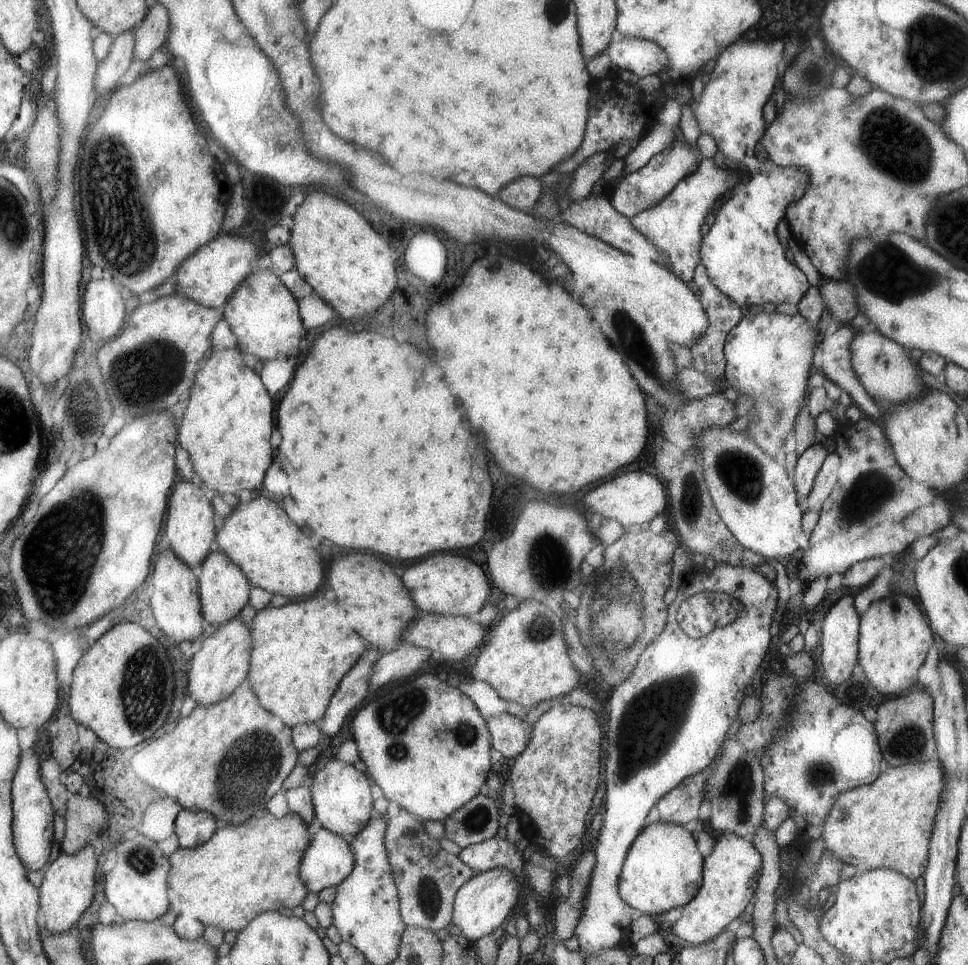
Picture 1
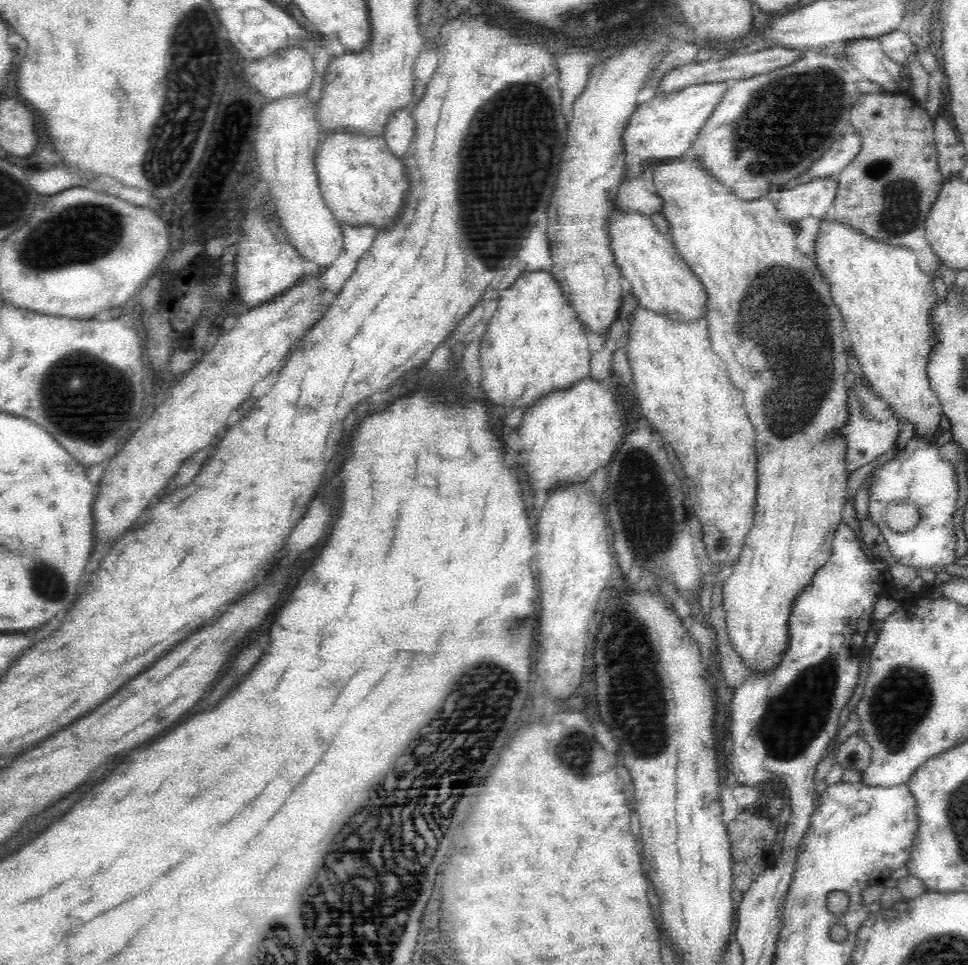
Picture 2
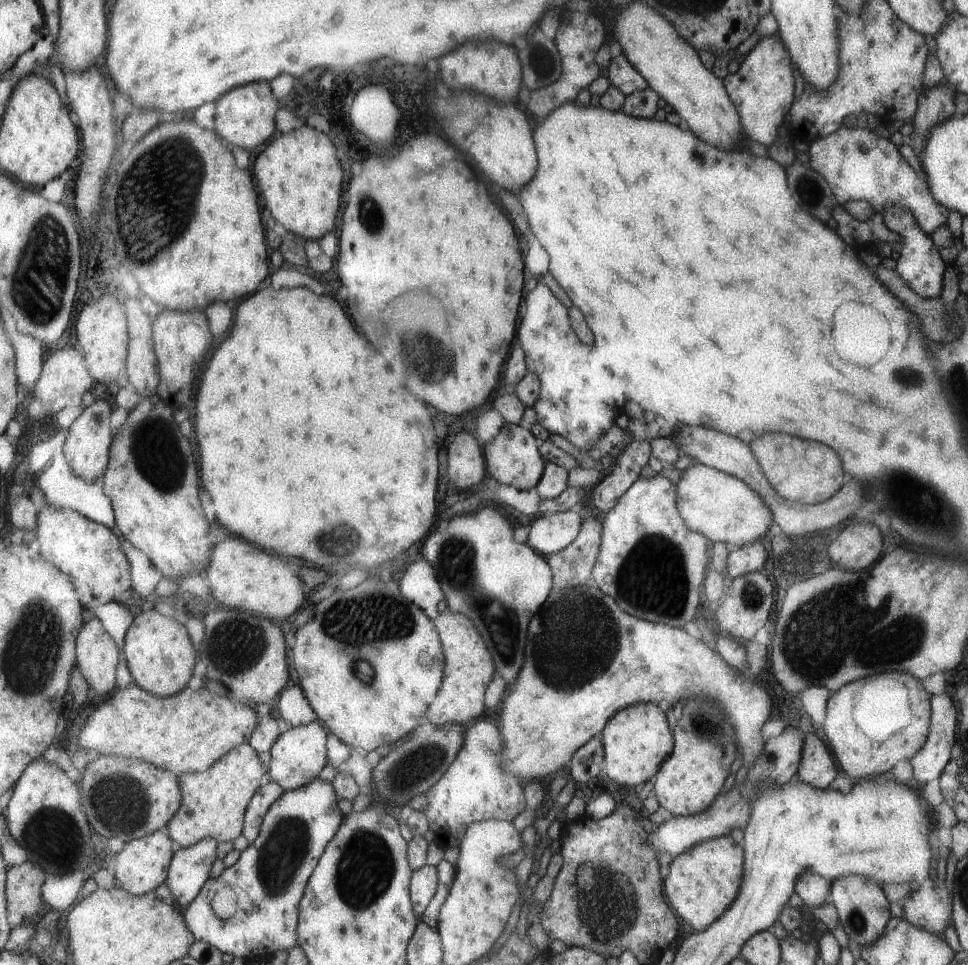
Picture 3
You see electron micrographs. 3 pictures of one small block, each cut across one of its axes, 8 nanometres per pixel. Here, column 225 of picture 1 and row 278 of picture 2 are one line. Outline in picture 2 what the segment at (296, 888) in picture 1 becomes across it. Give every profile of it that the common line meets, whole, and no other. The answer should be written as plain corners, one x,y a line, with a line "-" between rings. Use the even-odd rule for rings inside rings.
822,220
818,236
816,236
816,260
818,268
826,276
832,288
832,298
840,308
846,324
846,334
850,334
850,342
862,372
864,380
870,384
872,392
886,404
886,408
896,416
896,420
906,426
912,424
916,432
916,440
924,440
924,444
934,446
940,436
940,418
944,416
944,408
940,406
936,394
932,392
930,378
926,374
926,366
932,364
932,346
938,342
934,332
934,322
928,322
930,310
938,302
934,282
926,276
918,264
918,258
908,248
898,248
890,244
878,244
876,240
868,240
852,228
828,220

